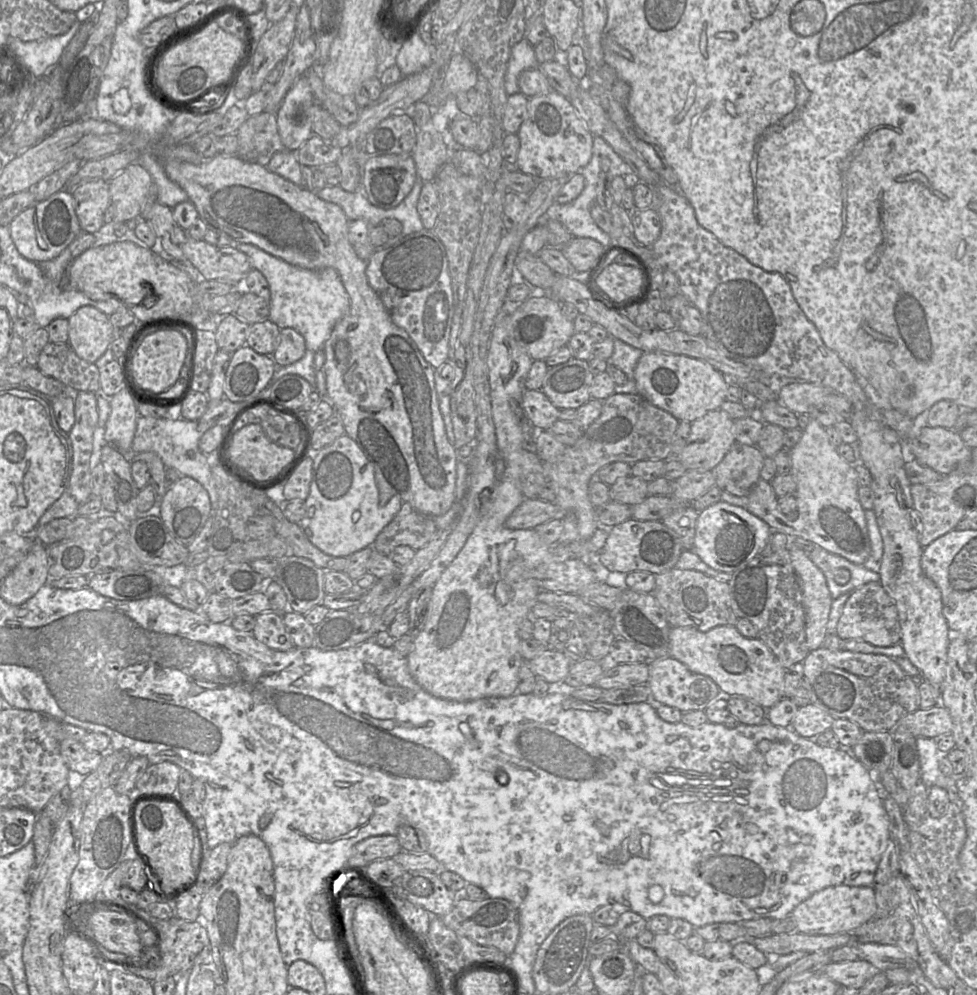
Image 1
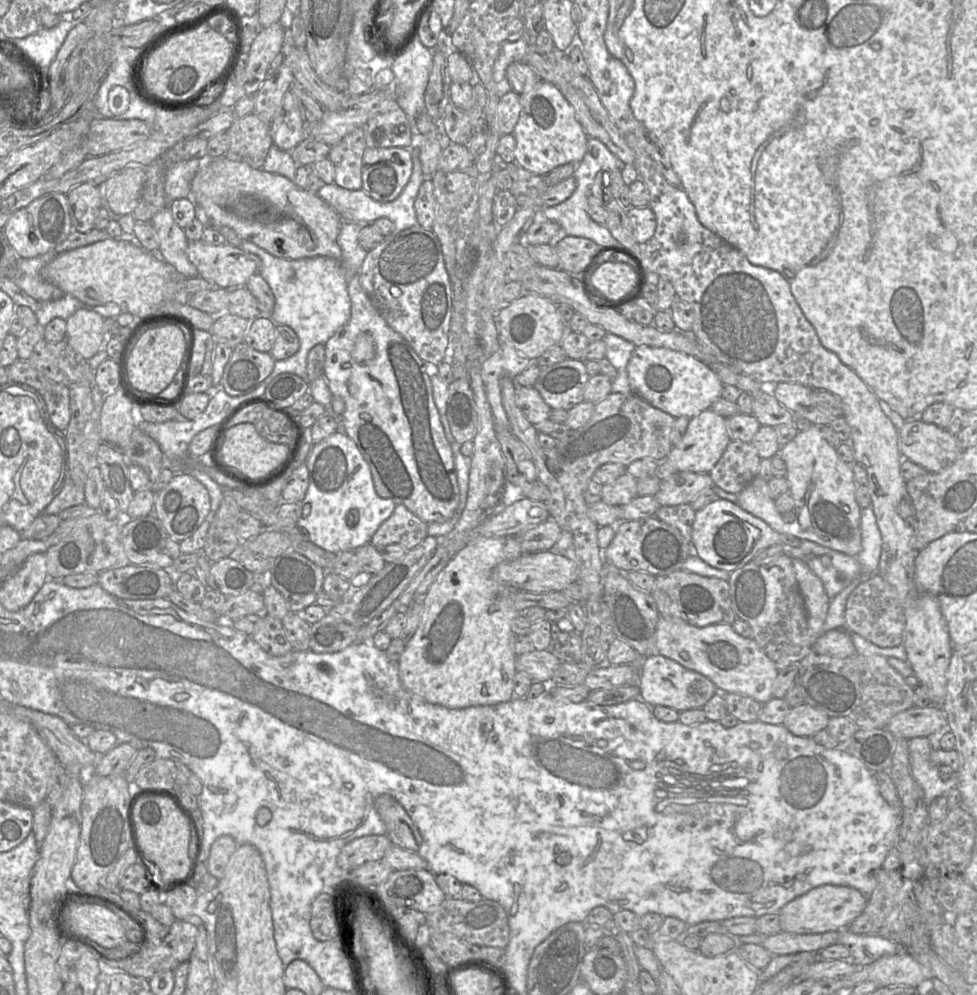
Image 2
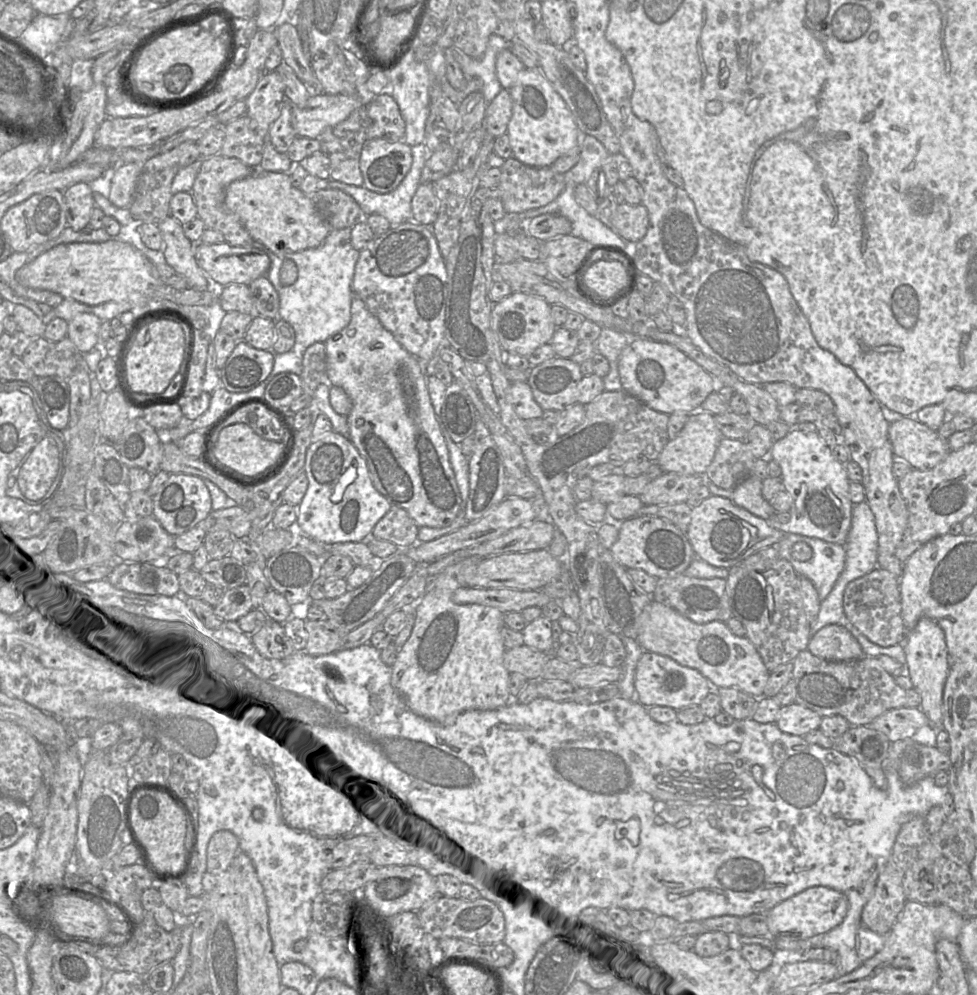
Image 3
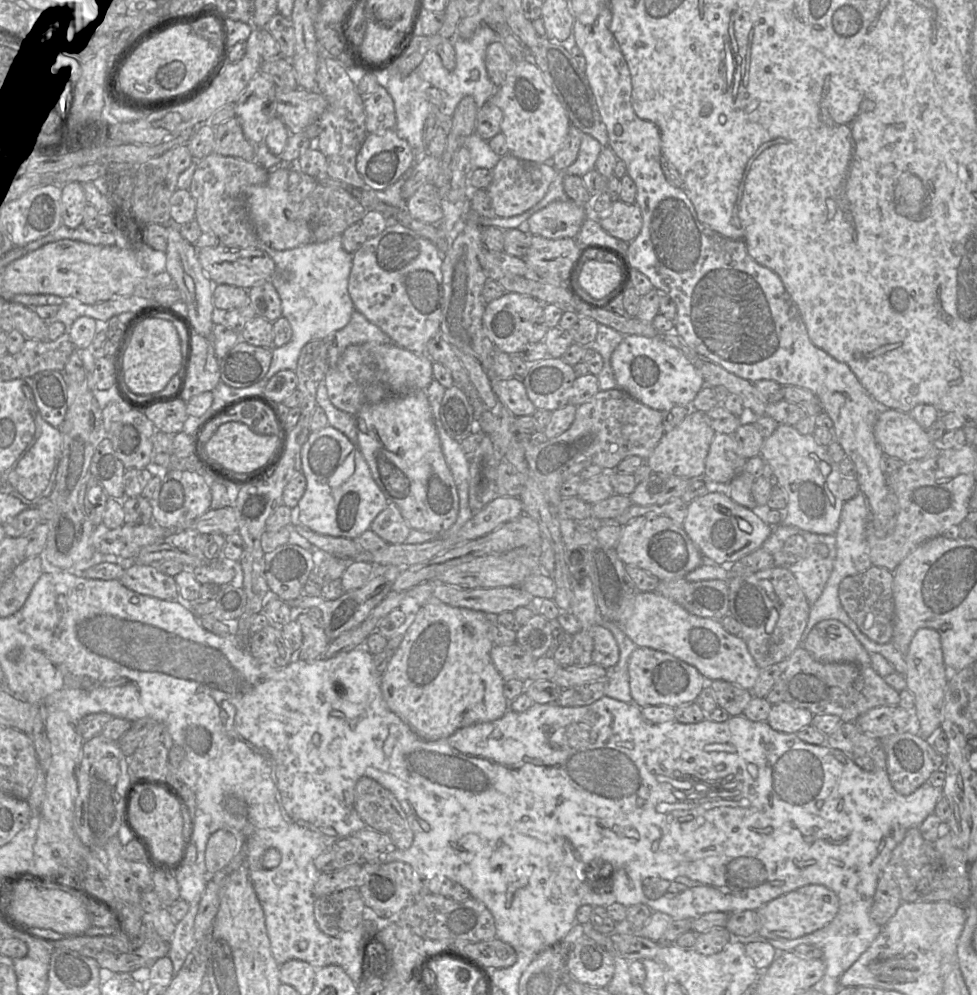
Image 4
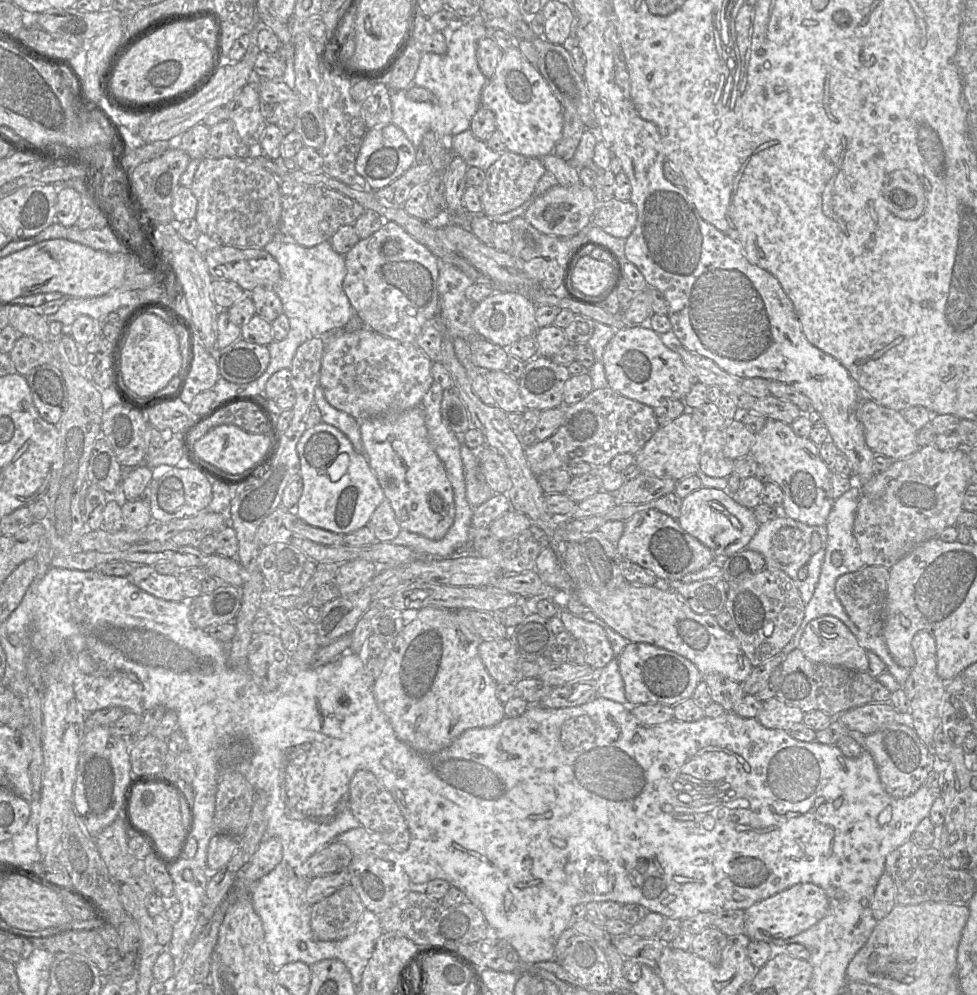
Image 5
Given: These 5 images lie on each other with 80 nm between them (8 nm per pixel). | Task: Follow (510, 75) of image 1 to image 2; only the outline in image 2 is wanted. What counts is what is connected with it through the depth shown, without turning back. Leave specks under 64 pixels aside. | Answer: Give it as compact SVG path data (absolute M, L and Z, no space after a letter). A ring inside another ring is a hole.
M523 36L515 42L505 42L493 67L493 81L496 85L496 94L502 97L509 91L511 86L506 78L506 70L513 62L524 61L530 49L528 36Z

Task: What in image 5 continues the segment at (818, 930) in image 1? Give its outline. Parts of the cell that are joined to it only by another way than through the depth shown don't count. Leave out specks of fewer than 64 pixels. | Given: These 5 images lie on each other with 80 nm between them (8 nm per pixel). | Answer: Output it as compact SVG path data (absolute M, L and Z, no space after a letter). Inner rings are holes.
M799 883L761 900L745 910L746 940L774 942L796 936L820 921L829 908L825 891L813 883Z

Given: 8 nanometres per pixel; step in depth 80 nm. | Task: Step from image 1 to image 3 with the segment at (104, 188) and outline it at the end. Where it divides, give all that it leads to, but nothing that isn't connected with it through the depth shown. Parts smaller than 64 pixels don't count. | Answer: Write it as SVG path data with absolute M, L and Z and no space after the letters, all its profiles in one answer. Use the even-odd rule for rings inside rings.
M78 182L63 191L66 204L67 225L75 231L87 227L95 206L93 190L89 183Z

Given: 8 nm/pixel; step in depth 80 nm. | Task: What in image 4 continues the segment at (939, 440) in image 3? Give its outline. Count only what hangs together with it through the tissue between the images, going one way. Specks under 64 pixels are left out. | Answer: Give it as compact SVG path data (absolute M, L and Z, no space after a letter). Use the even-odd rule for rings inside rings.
M902 410L879 412L874 435L882 452L898 458L902 464L923 458L934 447L926 430Z

